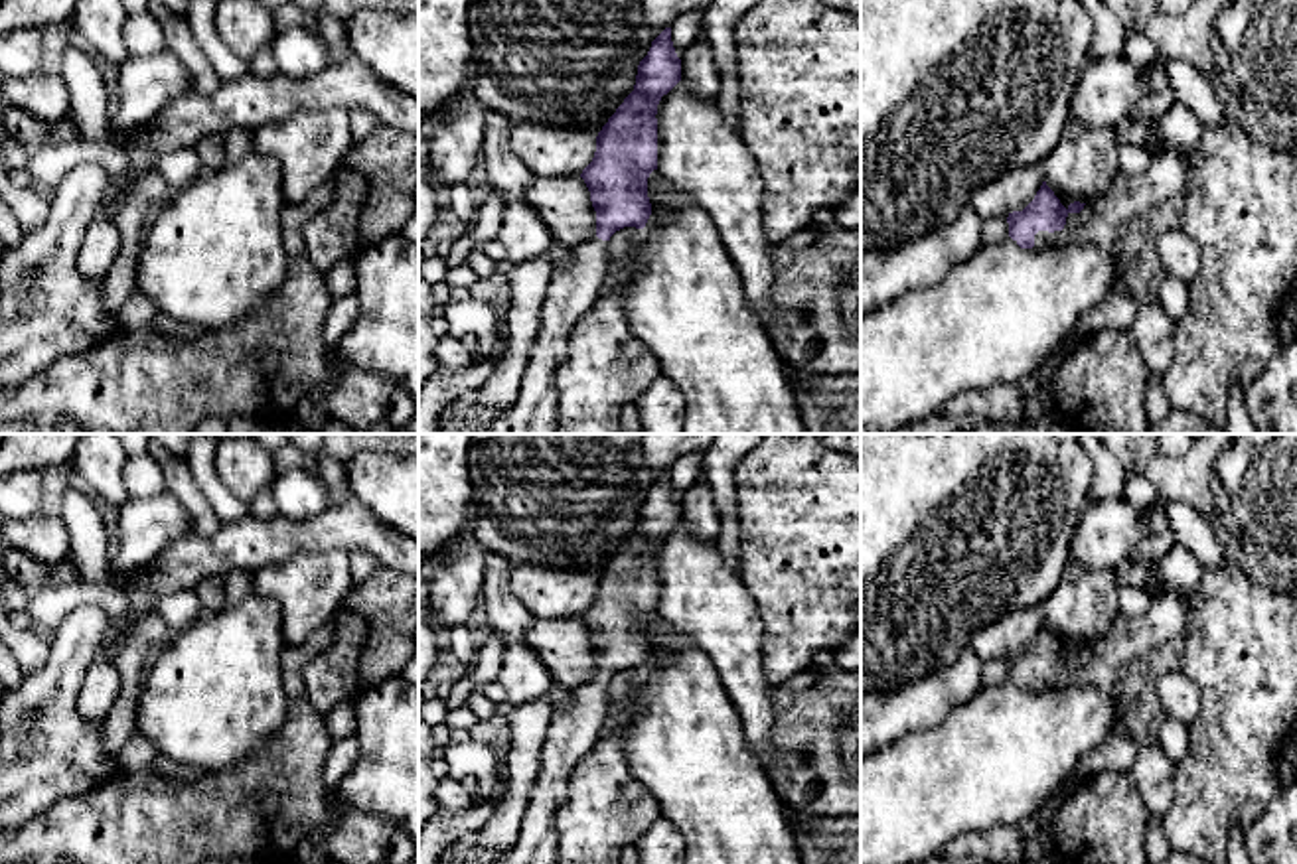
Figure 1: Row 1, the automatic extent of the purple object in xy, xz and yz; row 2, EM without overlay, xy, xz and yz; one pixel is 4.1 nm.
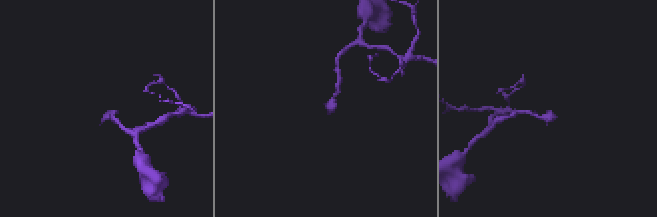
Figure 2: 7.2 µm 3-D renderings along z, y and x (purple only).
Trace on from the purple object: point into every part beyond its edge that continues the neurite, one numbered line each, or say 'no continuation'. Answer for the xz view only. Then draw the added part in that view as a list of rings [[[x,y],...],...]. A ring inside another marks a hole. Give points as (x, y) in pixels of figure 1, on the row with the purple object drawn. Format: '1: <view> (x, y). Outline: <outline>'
1: xz (571, 292). Outline: [[[598,237],[572,249],[569,264],[553,272],[519,396],[507,410],[494,414],[488,434],[557,434],[555,371],[569,355],[574,324],[592,308],[612,276],[608,241]]]

